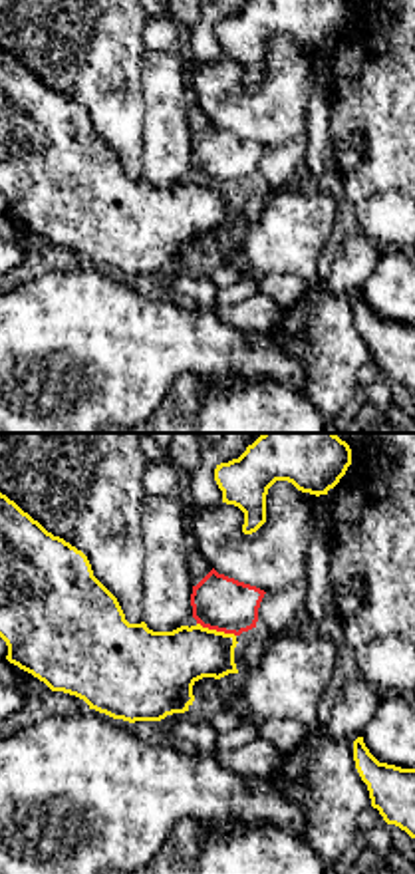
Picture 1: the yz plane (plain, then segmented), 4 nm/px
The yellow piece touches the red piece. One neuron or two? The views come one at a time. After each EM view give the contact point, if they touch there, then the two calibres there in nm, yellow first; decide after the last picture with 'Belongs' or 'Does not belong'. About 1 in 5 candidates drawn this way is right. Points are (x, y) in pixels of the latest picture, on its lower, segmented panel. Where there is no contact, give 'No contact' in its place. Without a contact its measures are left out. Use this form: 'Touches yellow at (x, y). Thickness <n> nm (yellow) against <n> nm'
Touches yellow at (215, 630). Thickness 280 nm (yellow) against 220 nm

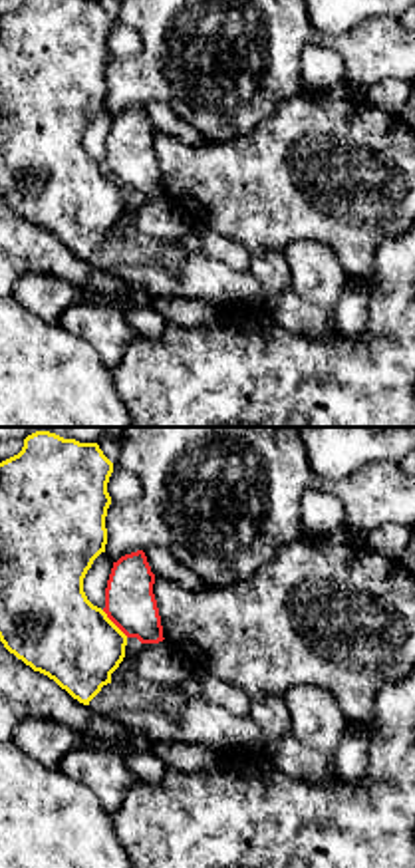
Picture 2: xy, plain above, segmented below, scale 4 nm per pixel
Touches yellow at (114, 624). Thickness 360 nm (yellow) against 200 nm

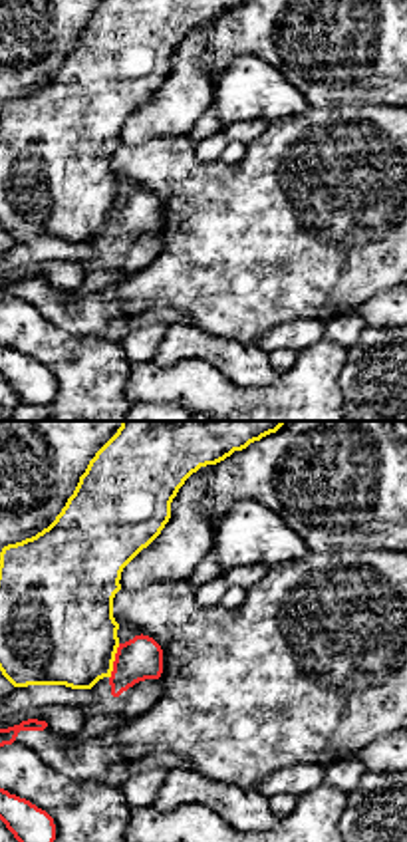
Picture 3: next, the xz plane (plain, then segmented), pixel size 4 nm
Touches yellow at (114, 660). Thickness 440 nm (yellow) against 180 nm

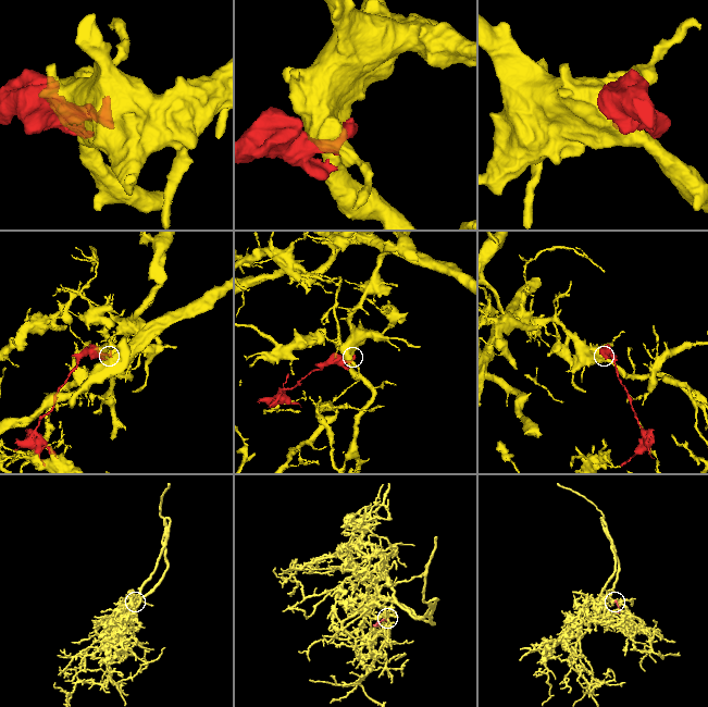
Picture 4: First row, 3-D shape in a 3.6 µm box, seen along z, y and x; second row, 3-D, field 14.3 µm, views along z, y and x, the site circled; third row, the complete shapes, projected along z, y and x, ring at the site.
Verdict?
Does not belong

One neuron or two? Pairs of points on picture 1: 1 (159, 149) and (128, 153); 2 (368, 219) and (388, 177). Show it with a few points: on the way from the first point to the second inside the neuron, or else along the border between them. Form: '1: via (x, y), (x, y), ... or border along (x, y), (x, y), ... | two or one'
1: border along (145, 106), (141, 175) | two
2: border along (394, 191), (370, 195), (348, 209) | two

